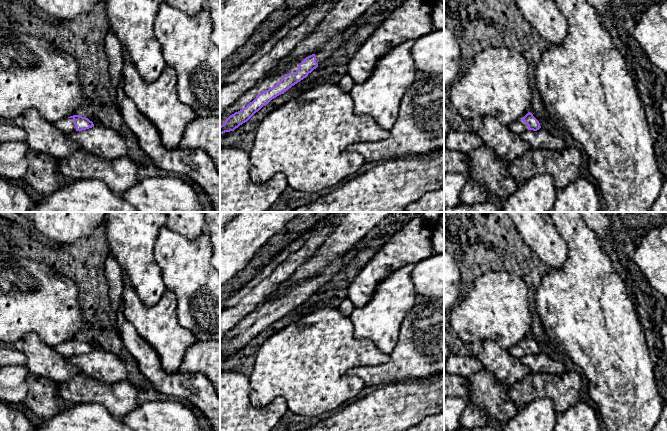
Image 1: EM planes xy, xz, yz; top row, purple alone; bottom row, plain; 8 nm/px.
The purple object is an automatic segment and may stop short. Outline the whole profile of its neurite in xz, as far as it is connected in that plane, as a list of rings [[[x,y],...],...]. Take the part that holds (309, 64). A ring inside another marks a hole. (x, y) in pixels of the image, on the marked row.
[[[362,18],[347,31],[334,36],[314,54],[294,61],[282,71],[257,83],[220,116],[220,134],[234,131],[272,99],[284,94],[289,88],[306,78],[322,60],[330,57],[348,39],[350,34],[355,33],[361,23]]]

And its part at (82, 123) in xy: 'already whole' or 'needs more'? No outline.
needs more

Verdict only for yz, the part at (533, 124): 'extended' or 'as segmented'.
extended

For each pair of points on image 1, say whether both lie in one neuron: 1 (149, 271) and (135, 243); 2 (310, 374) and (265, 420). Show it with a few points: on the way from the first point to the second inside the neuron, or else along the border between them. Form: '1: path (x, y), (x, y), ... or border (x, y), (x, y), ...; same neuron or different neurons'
1: path (142, 264), (135, 256), (135, 250); same neuron
2: border (262, 406), (282, 396), (285, 399), (288, 412); different neurons

